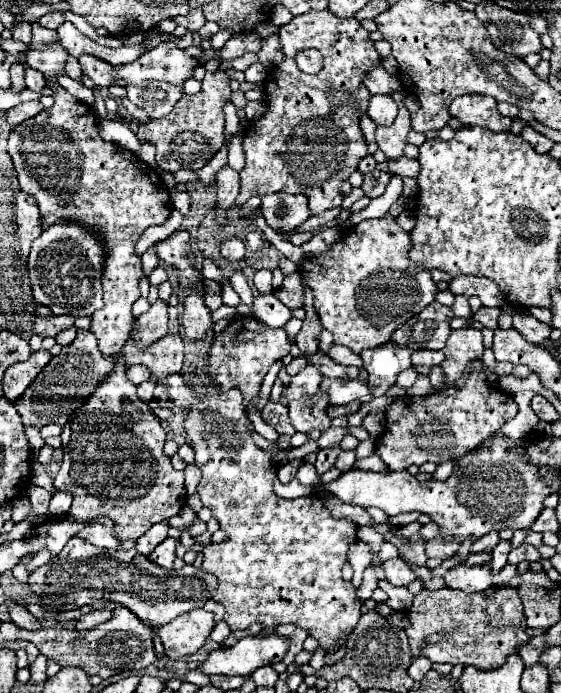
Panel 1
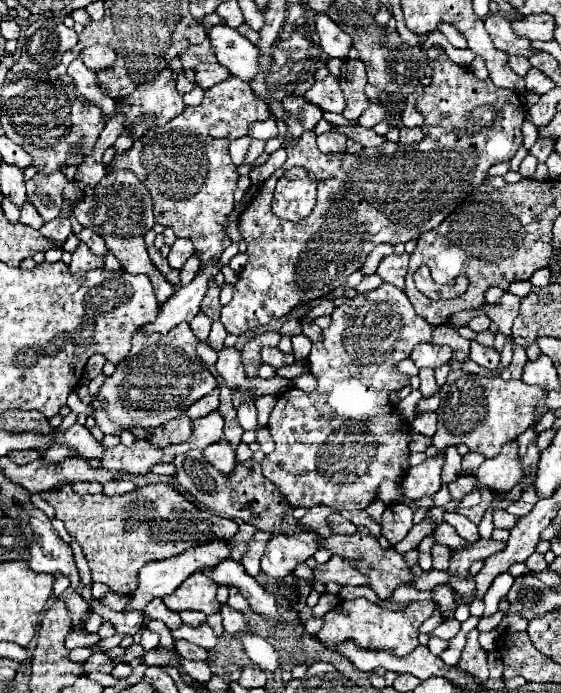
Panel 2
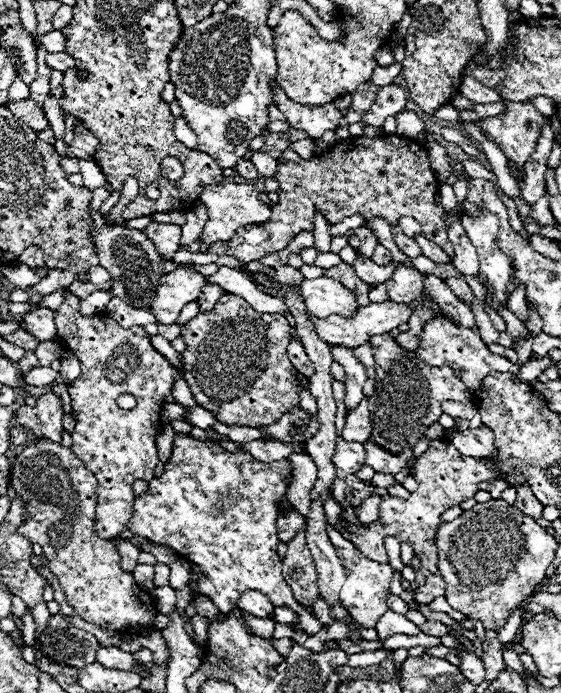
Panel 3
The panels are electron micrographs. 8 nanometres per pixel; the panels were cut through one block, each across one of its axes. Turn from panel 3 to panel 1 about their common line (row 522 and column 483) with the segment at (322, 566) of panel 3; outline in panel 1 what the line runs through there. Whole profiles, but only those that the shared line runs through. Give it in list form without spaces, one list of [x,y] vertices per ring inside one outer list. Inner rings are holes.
[[[482,306],[472,318],[476,322],[480,322],[484,328],[496,330],[498,328],[498,316],[500,316],[500,308],[486,308],[486,306]]]

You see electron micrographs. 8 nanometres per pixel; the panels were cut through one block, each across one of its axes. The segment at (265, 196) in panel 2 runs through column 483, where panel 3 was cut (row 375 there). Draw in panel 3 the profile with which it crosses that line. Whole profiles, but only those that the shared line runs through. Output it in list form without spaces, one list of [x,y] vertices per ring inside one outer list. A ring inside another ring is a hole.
[[[68,290],[56,312],[58,341],[72,348],[82,364],[82,374],[72,382],[76,386],[76,402],[80,408],[72,410],[76,420],[72,434],[72,452],[86,462],[98,478],[98,504],[96,504],[96,532],[100,538],[116,538],[132,516],[132,484],[136,480],[152,480],[158,464],[154,440],[160,428],[160,410],[164,398],[172,394],[174,380],[182,378],[182,370],[158,354],[142,326],[122,328],[108,316],[80,316],[81,301]],[[120,394],[132,394],[136,408],[122,410],[116,404]]]

